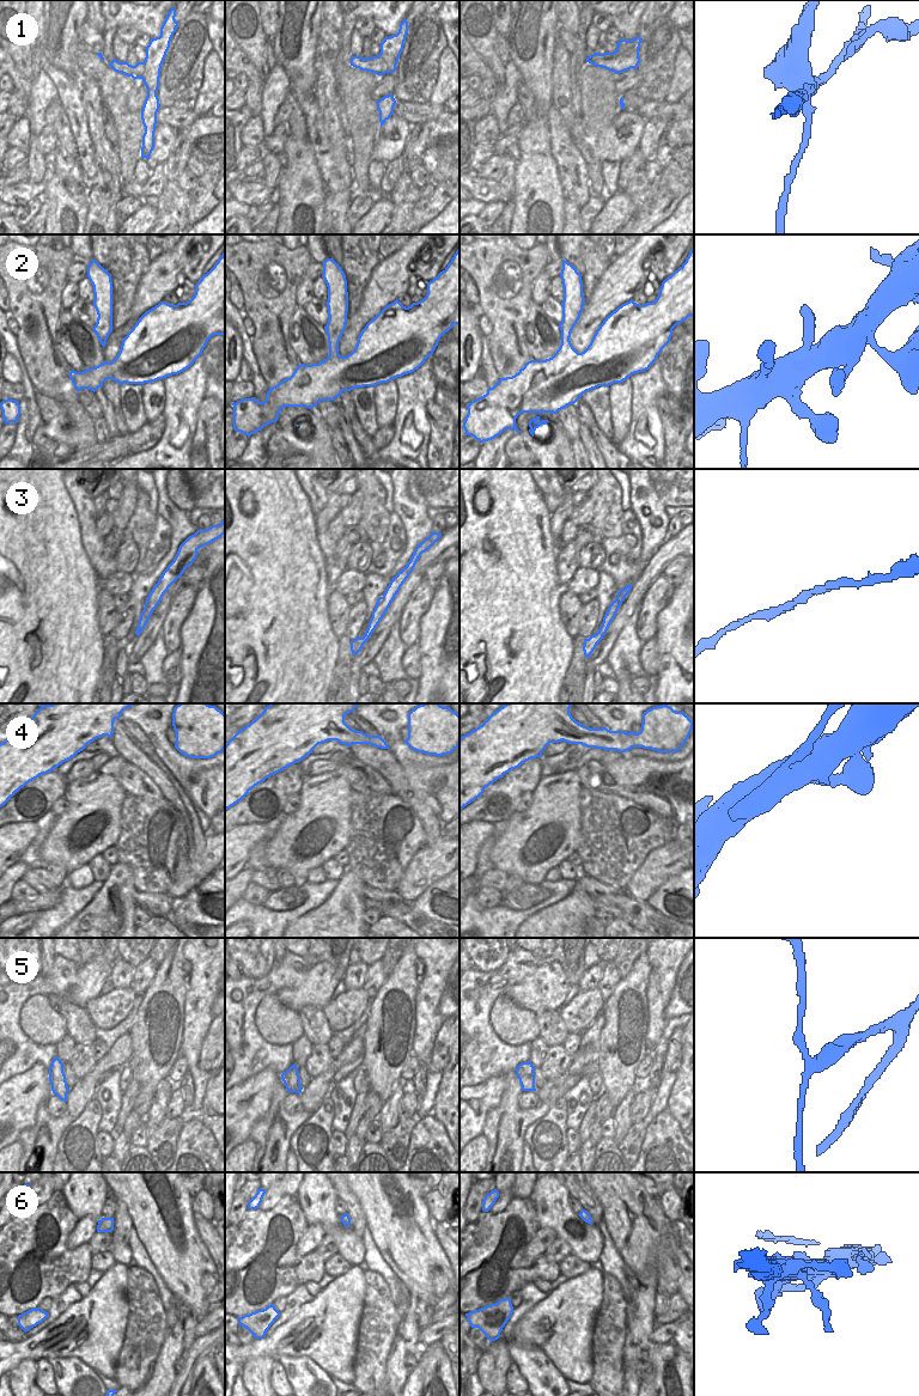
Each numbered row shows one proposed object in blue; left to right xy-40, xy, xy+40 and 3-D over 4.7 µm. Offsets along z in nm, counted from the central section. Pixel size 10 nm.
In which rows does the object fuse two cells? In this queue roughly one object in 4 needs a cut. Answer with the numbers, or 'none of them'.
1, 4, 5

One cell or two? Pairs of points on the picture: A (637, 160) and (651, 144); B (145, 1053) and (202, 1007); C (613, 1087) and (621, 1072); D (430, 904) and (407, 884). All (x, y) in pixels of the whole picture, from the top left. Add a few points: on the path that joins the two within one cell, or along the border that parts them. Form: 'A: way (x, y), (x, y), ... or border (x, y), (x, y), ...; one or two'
A: border (638, 148), (645, 162); two
B: border (186, 995), (180, 1050); two
C: way (616, 1084), (619, 1076); one
D: border (442, 877), (432, 882), (411, 902); two

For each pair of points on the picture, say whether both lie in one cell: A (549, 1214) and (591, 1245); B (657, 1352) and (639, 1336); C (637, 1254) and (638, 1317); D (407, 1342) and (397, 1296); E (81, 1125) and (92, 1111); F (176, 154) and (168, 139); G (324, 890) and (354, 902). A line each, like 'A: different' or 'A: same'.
A: same
B: different
C: different
D: different
E: same
F: different
G: different

